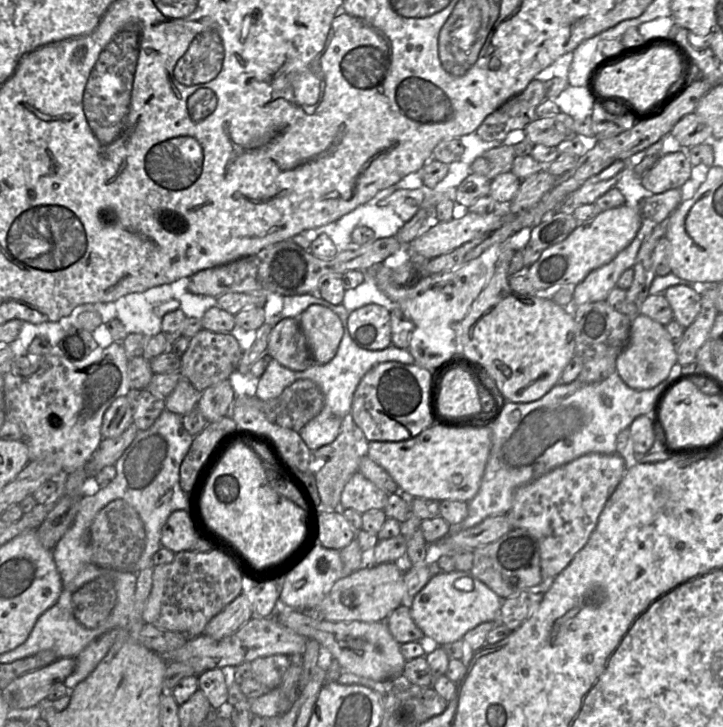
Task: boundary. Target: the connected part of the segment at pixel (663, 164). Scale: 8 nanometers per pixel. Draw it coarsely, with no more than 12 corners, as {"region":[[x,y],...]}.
{"region":[[687,152],[663,154],[641,178],[651,194],[682,189],[693,175]]}

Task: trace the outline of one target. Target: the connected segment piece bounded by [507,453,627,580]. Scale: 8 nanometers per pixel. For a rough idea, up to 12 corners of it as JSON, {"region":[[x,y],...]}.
{"region":[[589,453],[515,490],[543,580],[586,545],[626,471]]}

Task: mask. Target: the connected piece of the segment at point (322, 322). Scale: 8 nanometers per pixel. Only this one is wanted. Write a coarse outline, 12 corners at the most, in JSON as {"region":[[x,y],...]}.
{"region":[[309,306],[298,318],[315,363],[336,355],[343,337],[332,310]]}

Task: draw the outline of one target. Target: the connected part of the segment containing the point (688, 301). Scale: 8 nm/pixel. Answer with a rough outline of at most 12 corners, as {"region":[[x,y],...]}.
{"region":[[686,285],[664,292],[674,320],[688,328],[701,310],[701,296]]}

